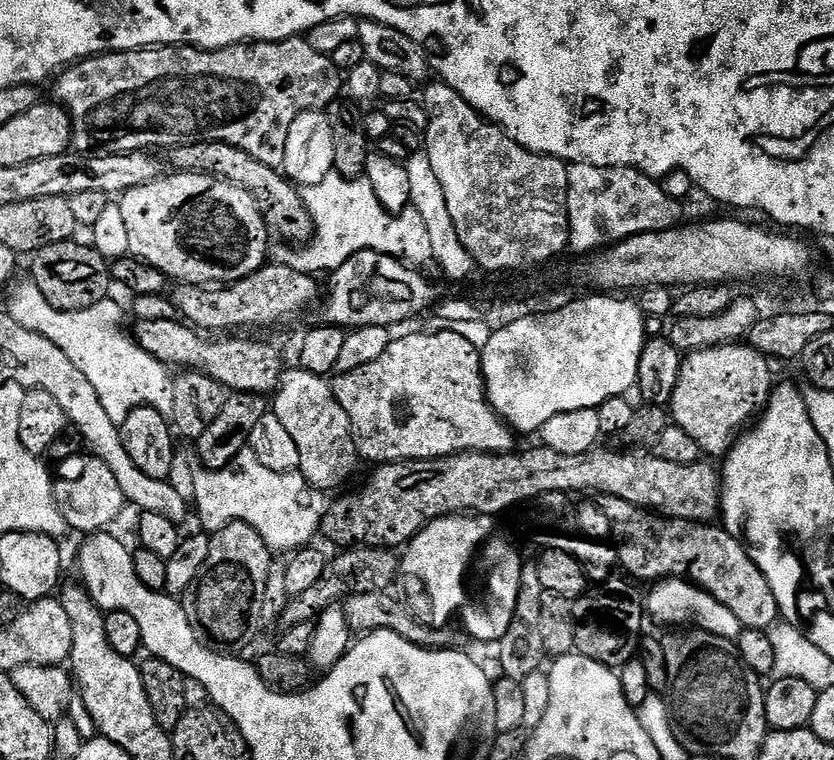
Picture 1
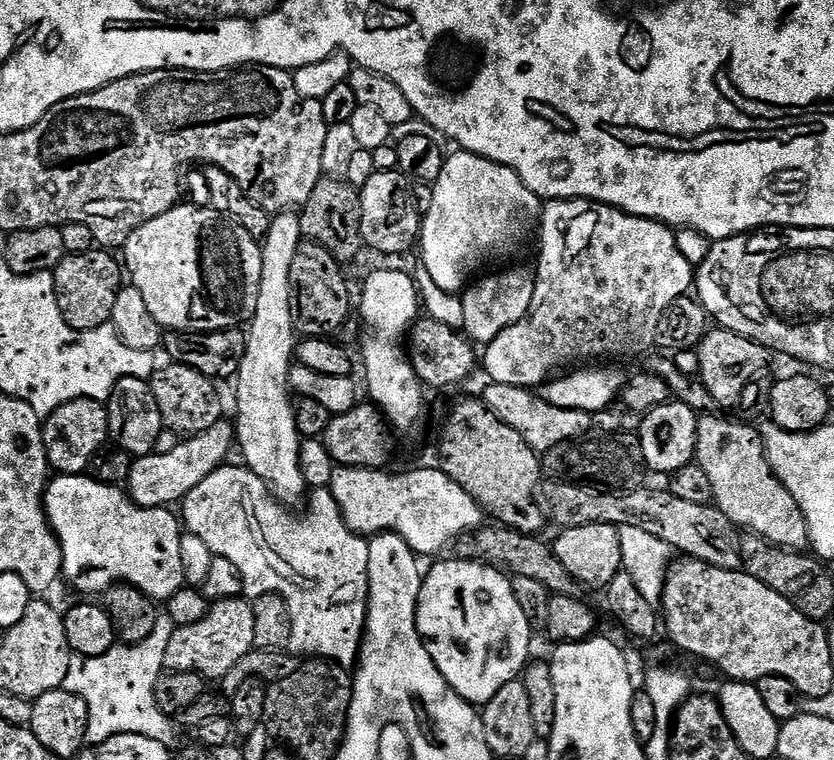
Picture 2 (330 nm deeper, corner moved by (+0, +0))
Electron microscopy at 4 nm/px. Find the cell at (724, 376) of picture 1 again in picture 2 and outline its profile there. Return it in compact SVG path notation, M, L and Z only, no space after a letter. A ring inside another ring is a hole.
M704 414L696 421L695 459L695 463L700 464L710 477L715 507L720 508L722 514L726 514L726 518L730 518L730 522L745 533L761 536L779 548L807 549L806 518L798 502L794 502L790 490L786 490L774 474L759 431L751 423L739 419L723 420L716 415Z

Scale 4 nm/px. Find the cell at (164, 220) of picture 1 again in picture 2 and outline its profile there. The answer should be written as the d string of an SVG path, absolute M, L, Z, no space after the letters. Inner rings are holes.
M191 202L177 203L176 207L171 208L166 214L146 222L142 226L138 226L138 230L130 232L128 234L128 241L122 245L122 252L124 252L122 260L126 265L127 275L128 272L132 275L132 280L130 280L131 287L136 288L138 294L142 294L150 314L154 314L154 322L158 322L161 329L168 332L221 332L227 328L240 328L251 321L254 310L258 306L258 290L262 282L261 241L252 237L242 225L237 224L234 219L229 218L223 211L216 211L215 207L197 208Z

